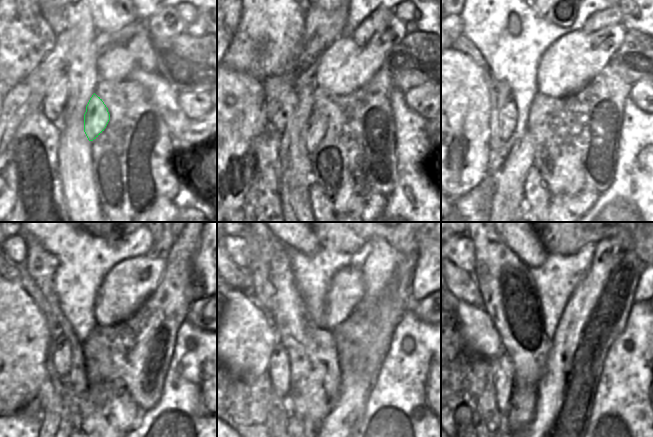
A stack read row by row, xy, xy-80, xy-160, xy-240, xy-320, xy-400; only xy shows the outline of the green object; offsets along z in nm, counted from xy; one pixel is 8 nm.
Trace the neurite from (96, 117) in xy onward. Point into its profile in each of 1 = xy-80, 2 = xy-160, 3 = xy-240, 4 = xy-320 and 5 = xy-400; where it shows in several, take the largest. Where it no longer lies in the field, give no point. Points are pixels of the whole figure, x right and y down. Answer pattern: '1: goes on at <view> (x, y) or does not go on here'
1: goes on at xy-80 (315, 127)
2: goes on at xy-160 (508, 201)
3: goes on at xy-240 (60, 404)
4: goes on at xy-320 (280, 410)
5: goes on at xy-400 (503, 424)

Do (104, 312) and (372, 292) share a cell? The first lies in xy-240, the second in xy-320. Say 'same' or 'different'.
different

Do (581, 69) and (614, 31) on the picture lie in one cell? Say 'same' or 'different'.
same

